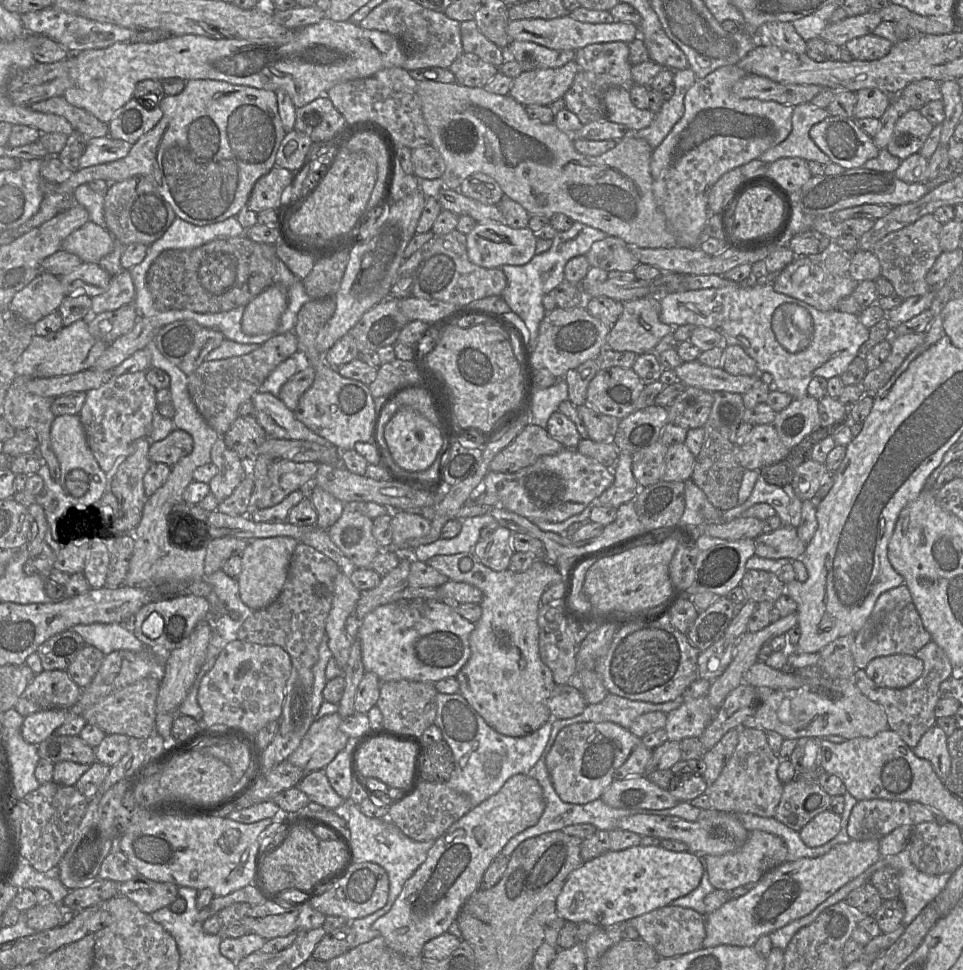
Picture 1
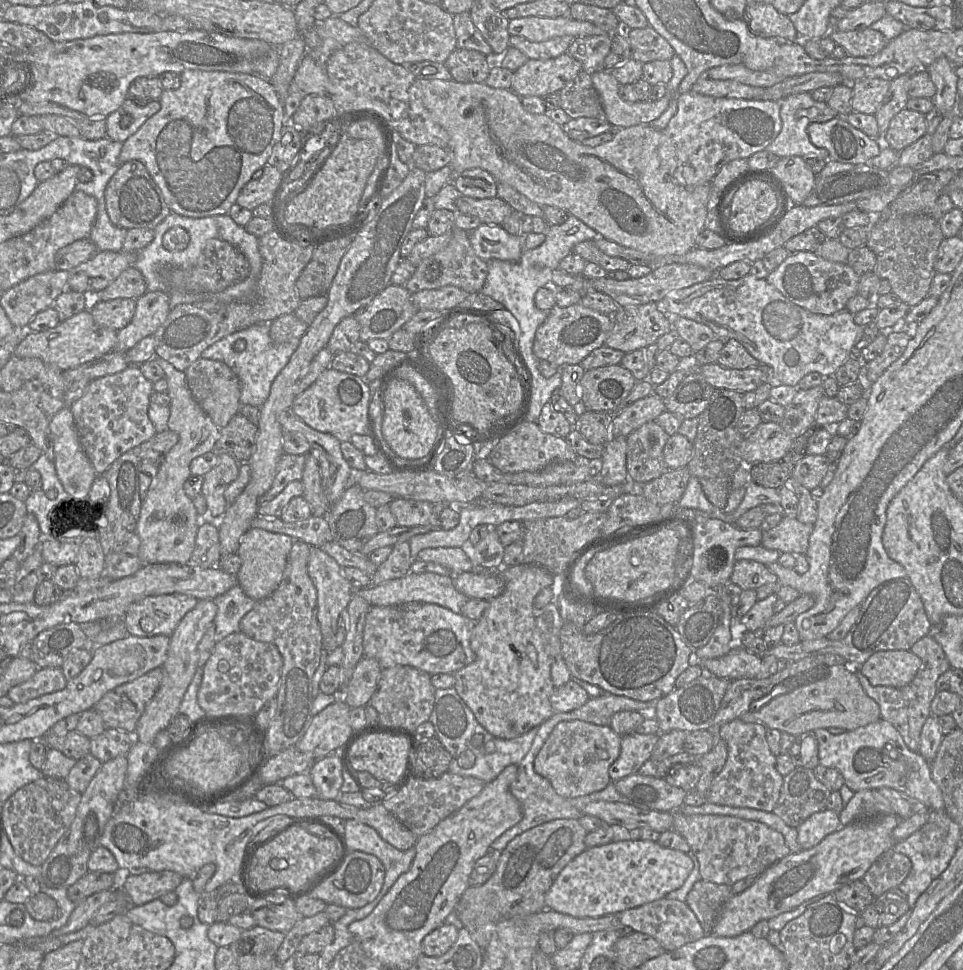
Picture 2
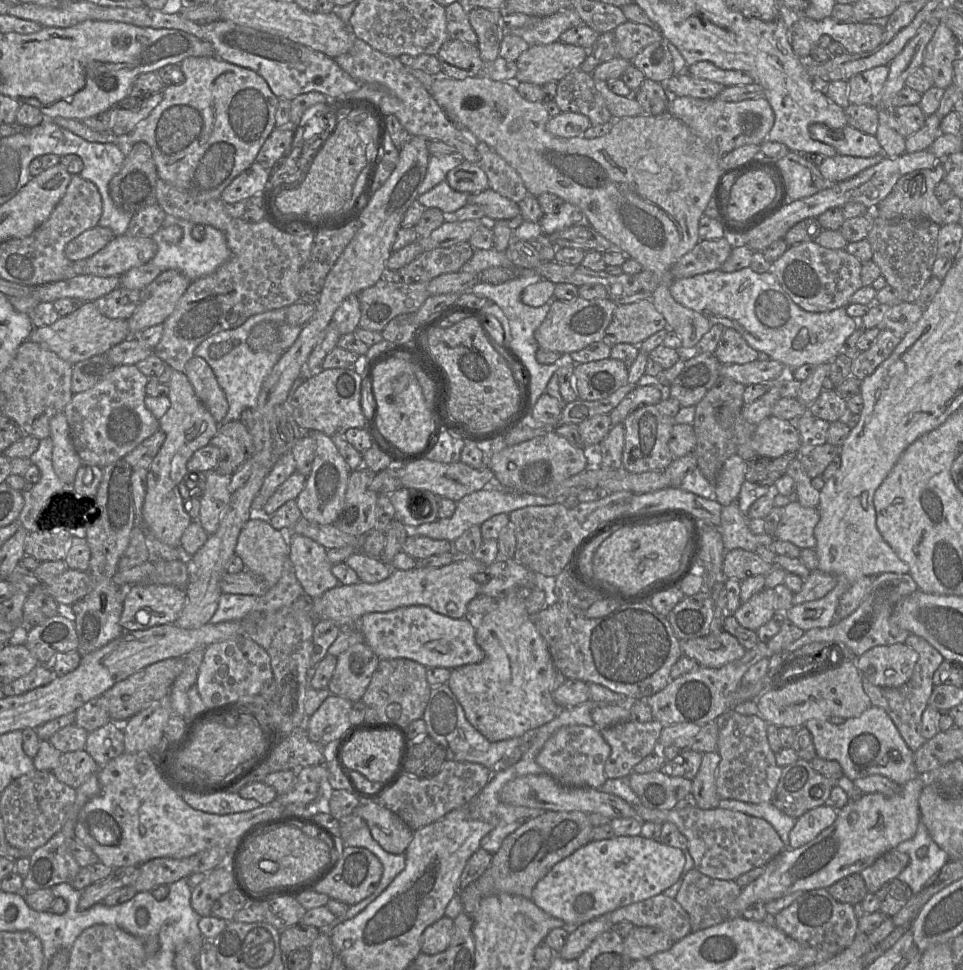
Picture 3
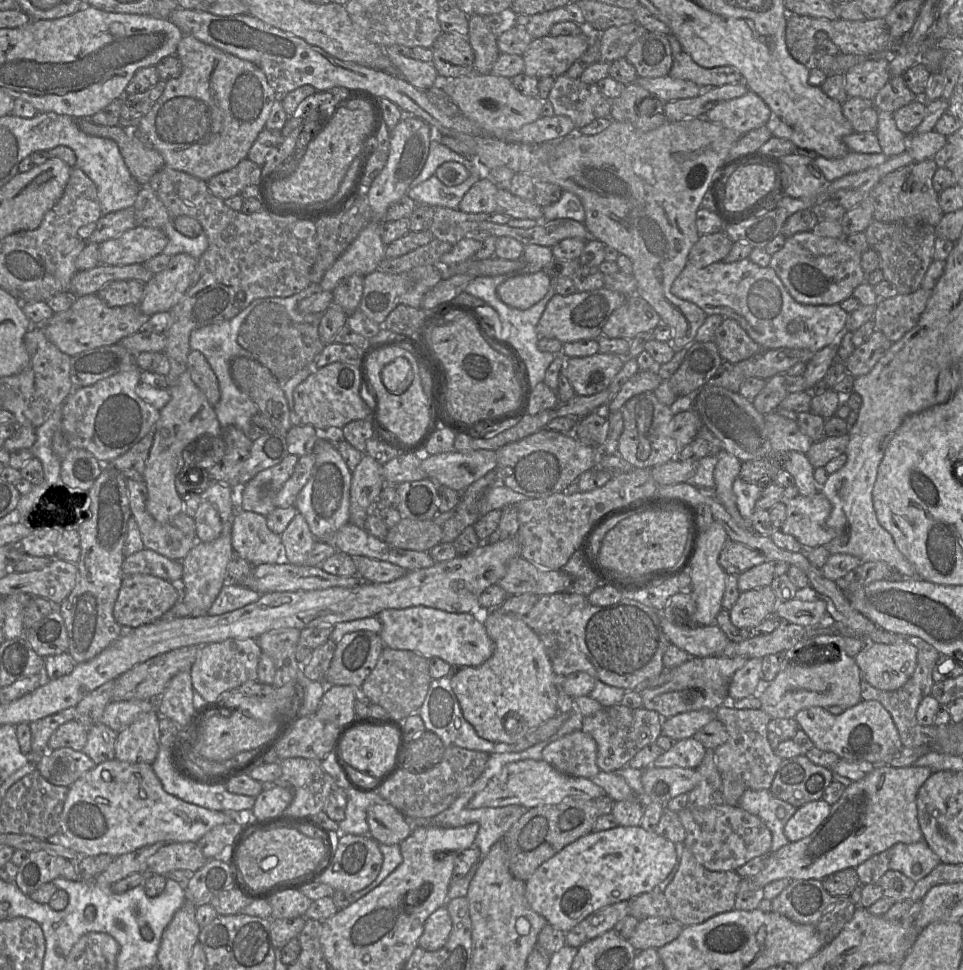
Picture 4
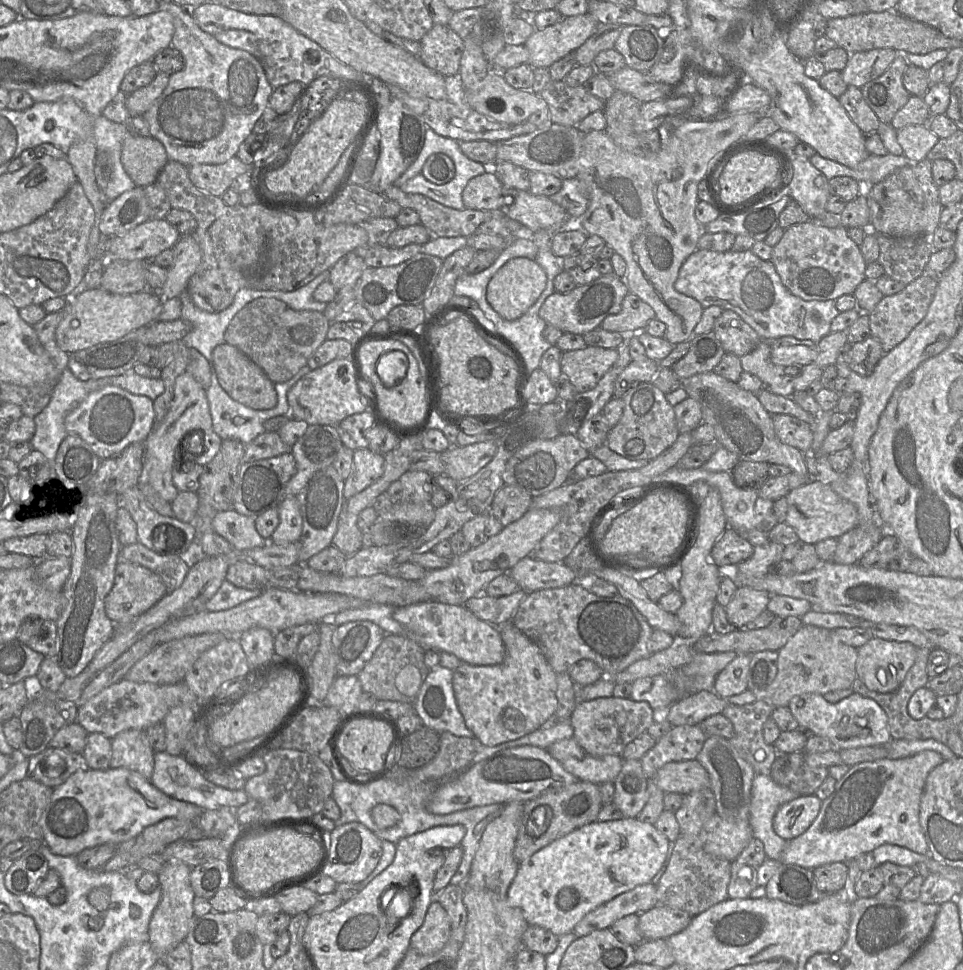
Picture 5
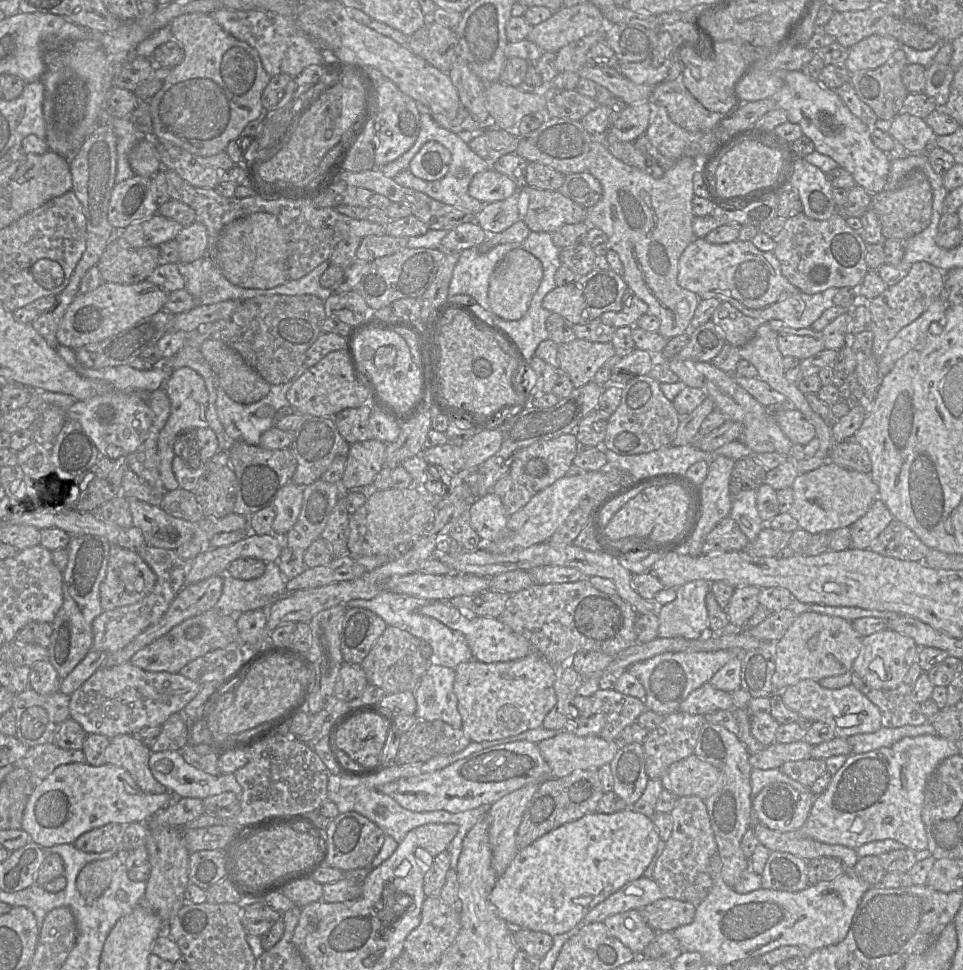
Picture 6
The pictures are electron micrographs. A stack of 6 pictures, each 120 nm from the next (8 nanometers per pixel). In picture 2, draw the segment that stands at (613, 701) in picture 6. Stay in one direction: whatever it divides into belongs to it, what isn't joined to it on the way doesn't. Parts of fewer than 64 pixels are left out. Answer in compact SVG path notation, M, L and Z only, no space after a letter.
M637 731L623 735L619 757L609 767L609 776L612 782L638 773L641 766L650 759L653 749L658 742L660 734L641 734Z

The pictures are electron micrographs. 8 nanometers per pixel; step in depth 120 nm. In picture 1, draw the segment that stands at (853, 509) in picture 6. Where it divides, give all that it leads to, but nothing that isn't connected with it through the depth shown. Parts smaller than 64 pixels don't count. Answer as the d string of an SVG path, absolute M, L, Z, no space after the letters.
M783 525L770 533L761 533L755 540L755 555L766 559L801 559L806 544L799 538L796 528Z

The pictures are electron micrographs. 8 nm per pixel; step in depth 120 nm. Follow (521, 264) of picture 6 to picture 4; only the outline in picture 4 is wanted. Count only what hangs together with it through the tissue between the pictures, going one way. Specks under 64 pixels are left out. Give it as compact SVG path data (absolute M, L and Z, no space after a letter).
M544 271L509 277L498 285L496 293L506 305L526 310L537 304L547 294L551 278Z

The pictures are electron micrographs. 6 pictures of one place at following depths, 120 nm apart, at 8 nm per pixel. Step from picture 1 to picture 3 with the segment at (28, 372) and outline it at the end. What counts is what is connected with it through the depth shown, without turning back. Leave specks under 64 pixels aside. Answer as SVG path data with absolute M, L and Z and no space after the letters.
M86 301L76 311L60 317L55 323L34 328L29 340L45 346L63 360L74 365L92 356L106 354L113 346L130 336L128 320L108 318L99 312L93 301Z

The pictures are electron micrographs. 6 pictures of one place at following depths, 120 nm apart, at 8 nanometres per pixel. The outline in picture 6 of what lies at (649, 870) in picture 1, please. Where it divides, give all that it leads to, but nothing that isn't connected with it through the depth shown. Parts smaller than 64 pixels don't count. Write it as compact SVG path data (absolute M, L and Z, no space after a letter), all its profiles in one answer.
M631 808L612 814L587 814L561 825L518 850L507 870L497 878L489 901L499 916L515 929L545 932L552 937L563 934L582 923L586 914L597 904L626 883L643 876L657 851L659 841L653 819Z

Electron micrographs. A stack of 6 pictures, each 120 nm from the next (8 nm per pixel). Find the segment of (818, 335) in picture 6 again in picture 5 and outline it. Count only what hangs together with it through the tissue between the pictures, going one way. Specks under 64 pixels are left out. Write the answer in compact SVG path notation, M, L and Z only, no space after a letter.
M785 336L771 341L771 361L778 368L790 365L814 363L818 354L818 343Z

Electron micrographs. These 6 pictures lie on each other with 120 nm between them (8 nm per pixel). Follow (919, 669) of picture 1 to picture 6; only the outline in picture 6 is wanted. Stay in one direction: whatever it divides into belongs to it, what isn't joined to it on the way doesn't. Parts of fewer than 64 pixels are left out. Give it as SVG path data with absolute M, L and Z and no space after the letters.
M889 628L883 629L863 637L859 654L852 665L852 672L875 689L894 690L903 682L909 669L917 661L919 649L911 637Z

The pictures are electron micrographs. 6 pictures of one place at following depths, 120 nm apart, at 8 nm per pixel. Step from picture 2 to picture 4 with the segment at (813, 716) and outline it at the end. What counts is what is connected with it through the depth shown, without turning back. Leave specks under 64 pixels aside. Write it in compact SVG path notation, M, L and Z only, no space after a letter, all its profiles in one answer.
M840 649L839 657L834 661L826 661L819 665L802 666L803 657L815 657L819 652L800 652L794 660L789 658L784 661L776 677L764 684L758 695L761 709L771 718L795 718L796 714L803 709L814 706L828 708L829 706L840 706L850 708L857 705L863 699L861 697L860 682L861 671L855 659Z

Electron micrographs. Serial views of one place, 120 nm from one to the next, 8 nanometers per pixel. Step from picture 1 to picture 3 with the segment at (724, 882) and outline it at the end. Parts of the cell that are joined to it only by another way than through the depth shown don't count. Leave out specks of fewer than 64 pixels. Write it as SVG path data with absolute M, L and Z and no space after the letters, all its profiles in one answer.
M643 804L632 805L642 821L659 824L674 823L688 839L688 851L694 868L719 880L736 880L741 874L756 867L765 866L786 850L775 828L763 818L720 807L702 809L697 806L684 809L660 810Z

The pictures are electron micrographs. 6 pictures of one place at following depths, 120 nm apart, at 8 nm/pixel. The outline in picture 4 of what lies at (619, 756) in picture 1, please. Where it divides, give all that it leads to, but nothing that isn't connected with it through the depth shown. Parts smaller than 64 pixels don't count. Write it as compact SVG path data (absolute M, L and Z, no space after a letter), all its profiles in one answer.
M582 730L574 731L546 745L542 760L558 772L592 779L601 770L597 765L597 743Z

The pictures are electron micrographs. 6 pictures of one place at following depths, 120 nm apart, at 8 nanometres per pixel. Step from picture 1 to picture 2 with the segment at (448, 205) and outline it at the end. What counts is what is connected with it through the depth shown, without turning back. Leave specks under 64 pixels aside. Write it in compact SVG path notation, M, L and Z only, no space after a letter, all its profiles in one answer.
M461 195L456 200L457 212L475 216L484 224L500 225L514 211L512 207L499 198L477 199Z

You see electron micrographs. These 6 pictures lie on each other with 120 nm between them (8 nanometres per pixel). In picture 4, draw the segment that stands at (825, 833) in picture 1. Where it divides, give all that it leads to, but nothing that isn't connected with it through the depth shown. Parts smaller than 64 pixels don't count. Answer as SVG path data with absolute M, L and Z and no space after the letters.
M820 799L797 808L785 825L784 833L790 842L796 842L812 834L827 818L831 805Z

